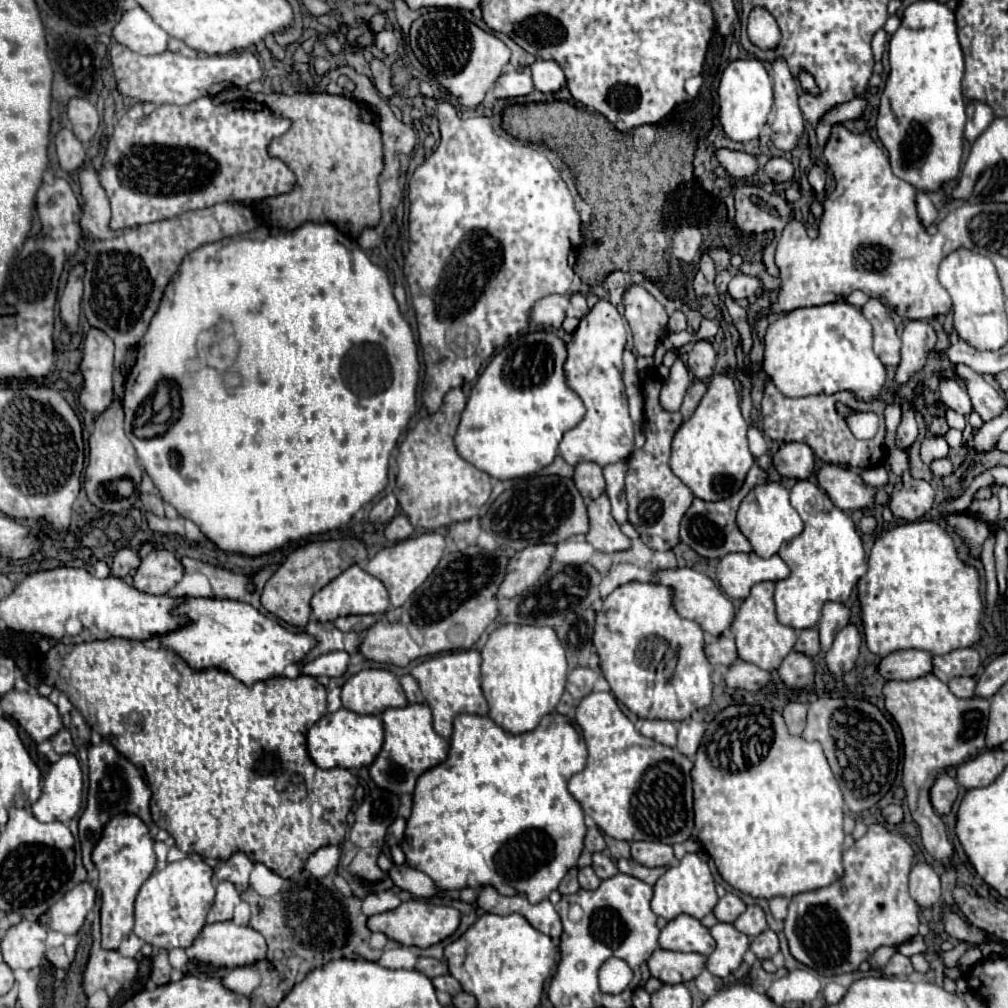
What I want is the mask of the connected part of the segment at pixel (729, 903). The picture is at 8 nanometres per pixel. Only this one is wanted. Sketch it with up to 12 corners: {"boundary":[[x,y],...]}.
{"boundary":[[732,892],[718,900],[714,914],[734,922],[746,904]]}

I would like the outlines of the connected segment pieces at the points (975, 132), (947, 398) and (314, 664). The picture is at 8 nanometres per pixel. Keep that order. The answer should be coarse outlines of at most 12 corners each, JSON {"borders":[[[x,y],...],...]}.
{"borders":[[[988,104],[966,106],[966,140],[972,142],[994,120]],[[942,376],[942,402],[962,416],[972,412],[968,392],[956,378]],[[348,652],[322,654],[302,668],[308,676],[340,678]]]}

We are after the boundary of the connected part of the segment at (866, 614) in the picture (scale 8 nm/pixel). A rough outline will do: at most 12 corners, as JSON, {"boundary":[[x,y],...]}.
{"boundary":[[916,520],[858,582],[866,646],[948,654],[982,638],[980,576]]}

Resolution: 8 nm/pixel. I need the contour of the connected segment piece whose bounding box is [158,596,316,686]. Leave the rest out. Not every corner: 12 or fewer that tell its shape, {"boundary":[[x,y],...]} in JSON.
{"boundary":[[190,596],[158,640],[246,686],[316,646],[250,604]]}

